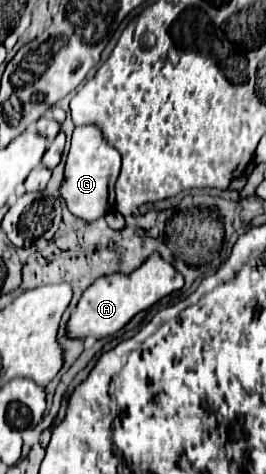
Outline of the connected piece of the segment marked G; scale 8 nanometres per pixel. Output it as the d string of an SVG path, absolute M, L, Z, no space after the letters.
M94 124L76 126L72 134L70 154L64 168L66 180L62 182L60 188L62 198L68 204L68 210L86 222L94 222L102 218L110 210L112 180L118 178L118 172L120 172L120 154L114 146L106 142L106 136Z

